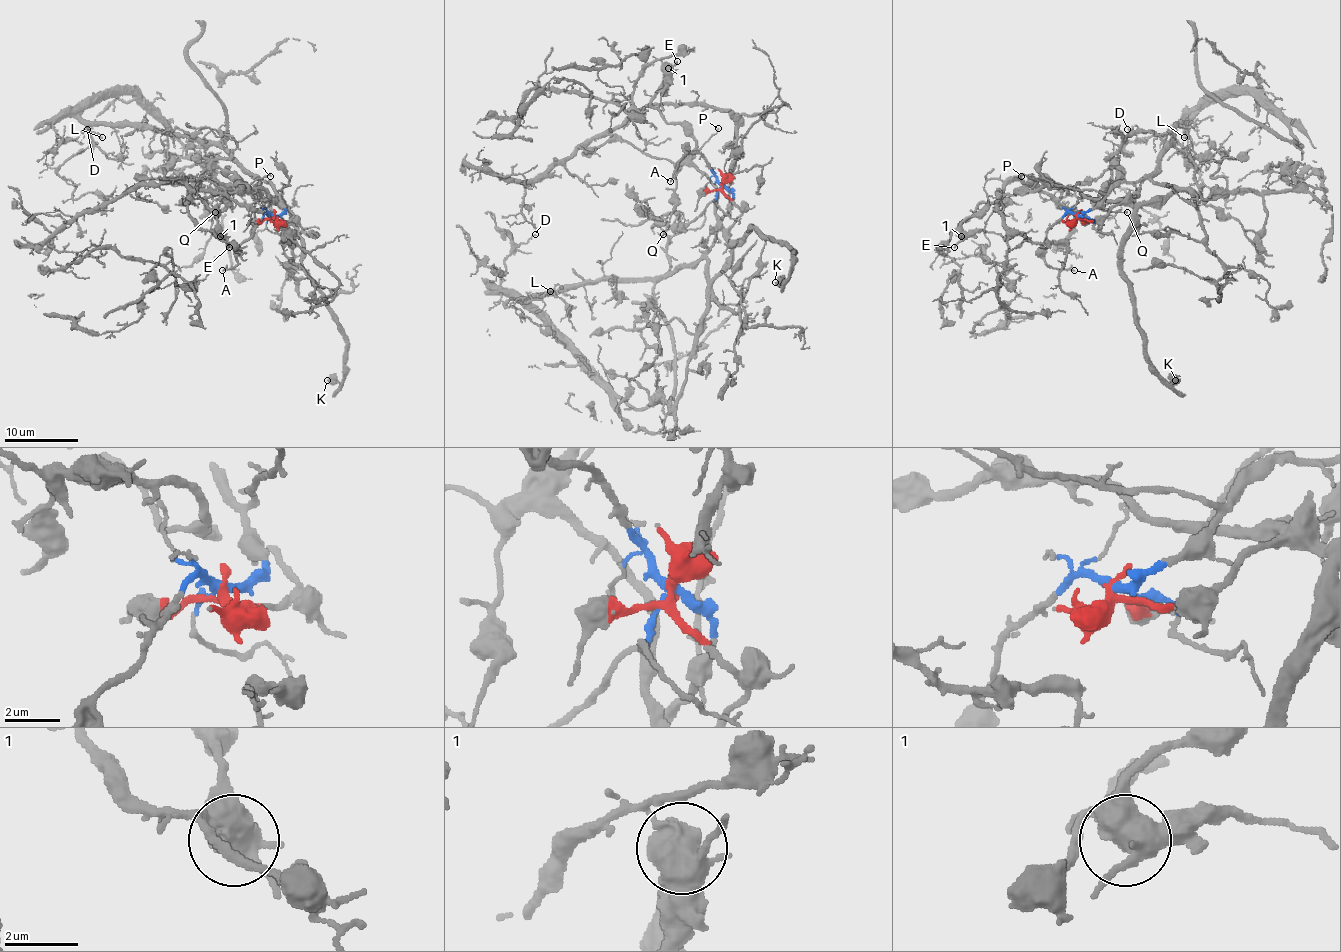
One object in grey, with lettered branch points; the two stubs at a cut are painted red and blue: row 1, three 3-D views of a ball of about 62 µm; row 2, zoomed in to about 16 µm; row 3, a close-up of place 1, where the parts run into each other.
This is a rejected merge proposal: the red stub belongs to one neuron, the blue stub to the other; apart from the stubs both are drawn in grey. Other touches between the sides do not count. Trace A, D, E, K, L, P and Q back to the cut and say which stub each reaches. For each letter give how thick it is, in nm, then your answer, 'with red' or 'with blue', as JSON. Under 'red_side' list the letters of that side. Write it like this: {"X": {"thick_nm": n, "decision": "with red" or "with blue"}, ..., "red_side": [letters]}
{"A": {"thick_nm": 100, "decision": "with blue"}, "D": {"thick_nm": 90, "decision": "with blue"}, "E": {"thick_nm": 150, "decision": "with red"}, "K": {"thick_nm": 650, "decision": "with red"}, "L": {"thick_nm": 100, "decision": "with blue"}, "P": {"thick_nm": 110, "decision": "with red"}, "Q": {"thick_nm": 150, "decision": "with red"}, "red_side": ["E", "K", "P", "Q"]}

